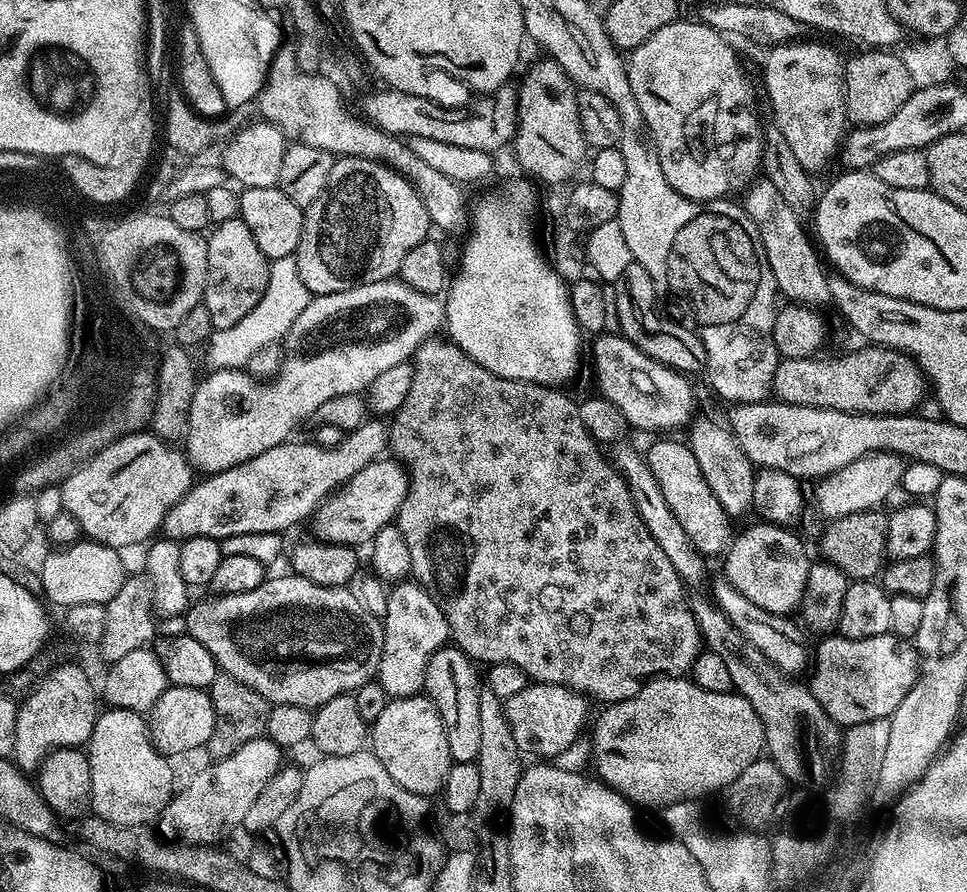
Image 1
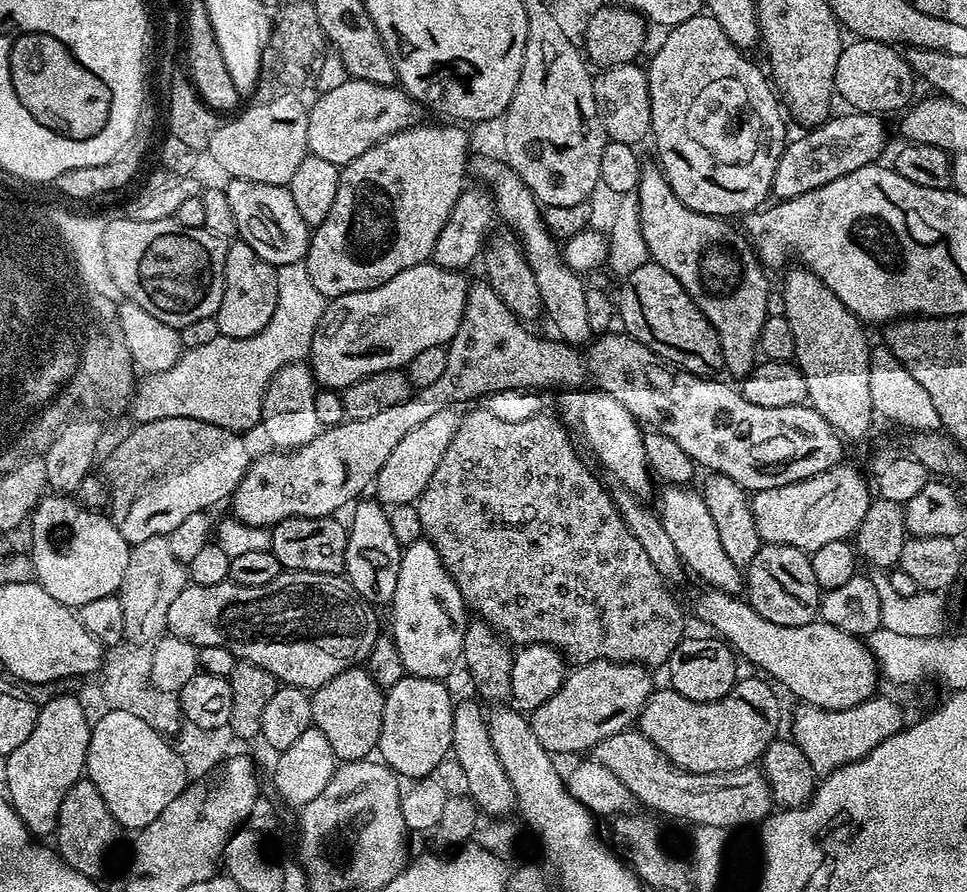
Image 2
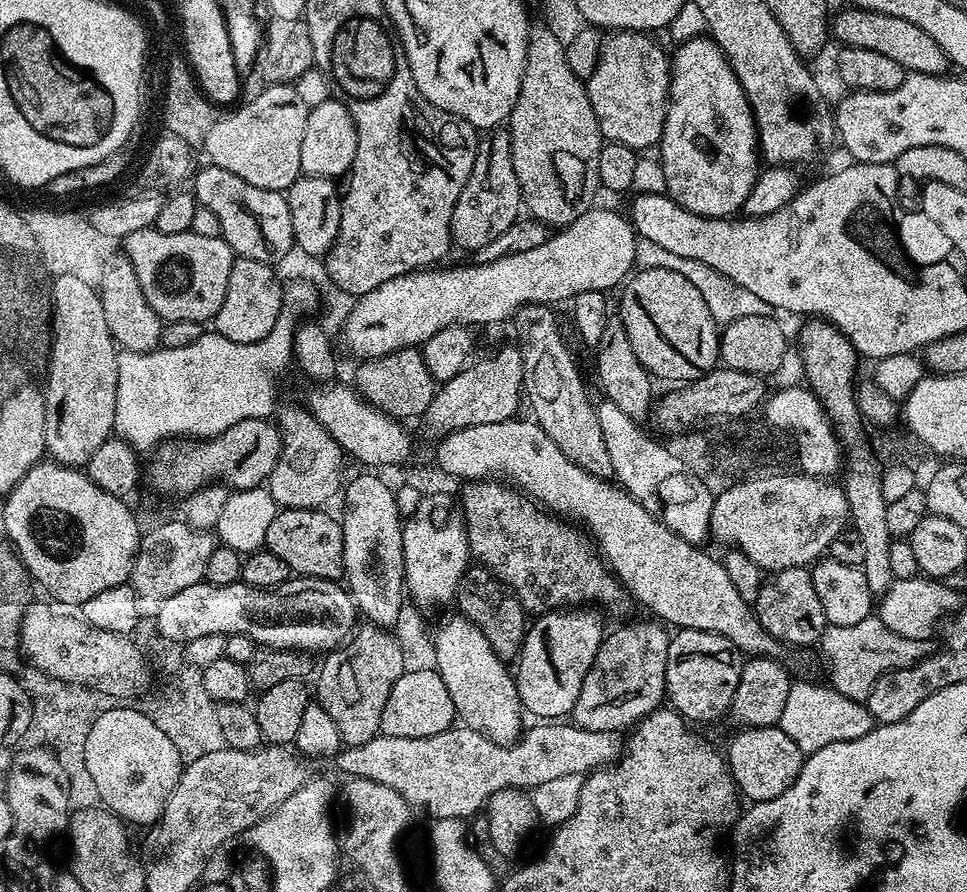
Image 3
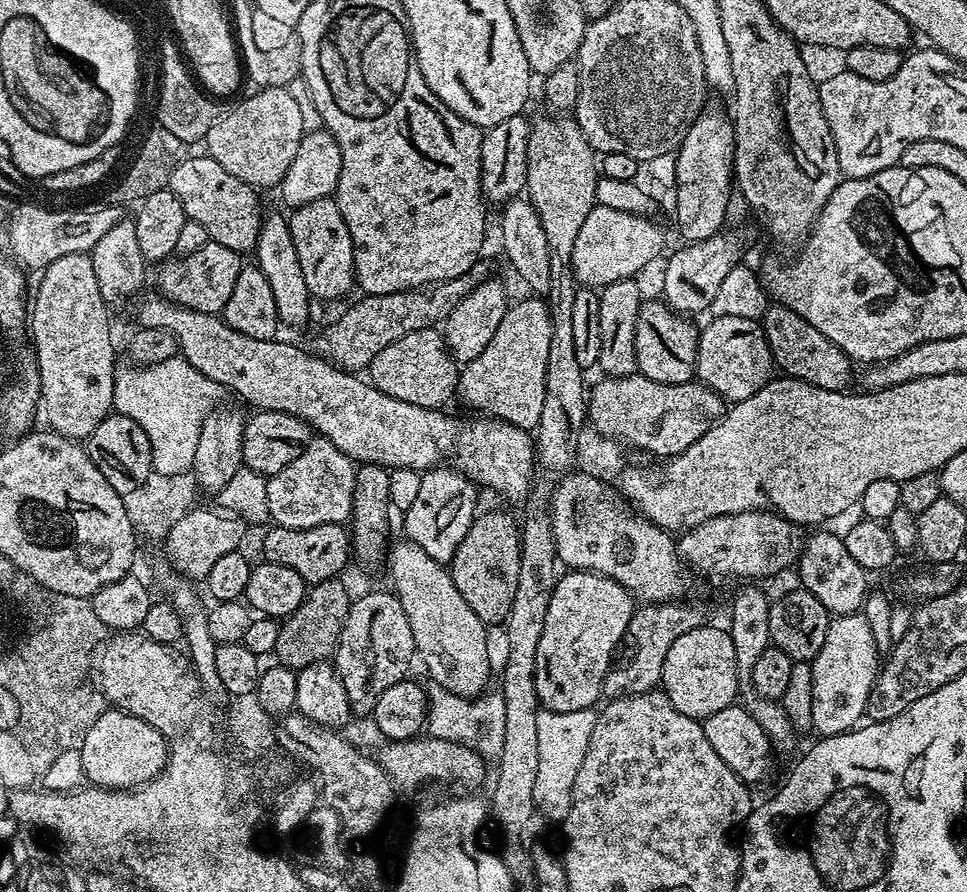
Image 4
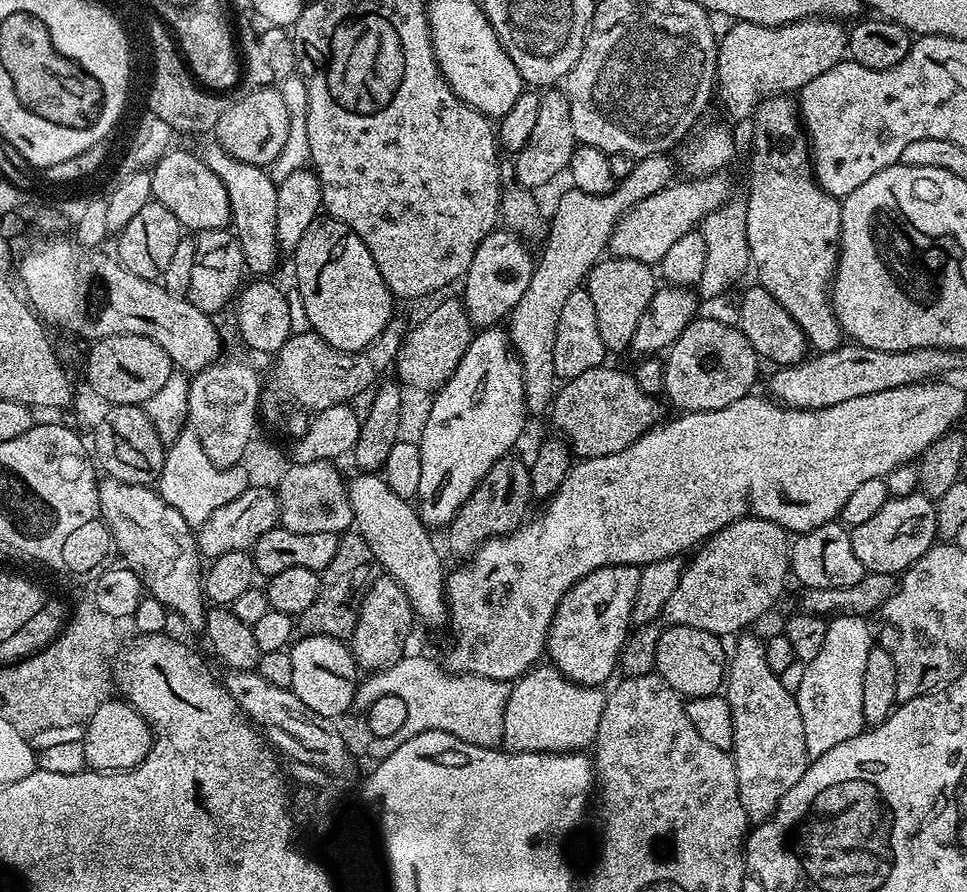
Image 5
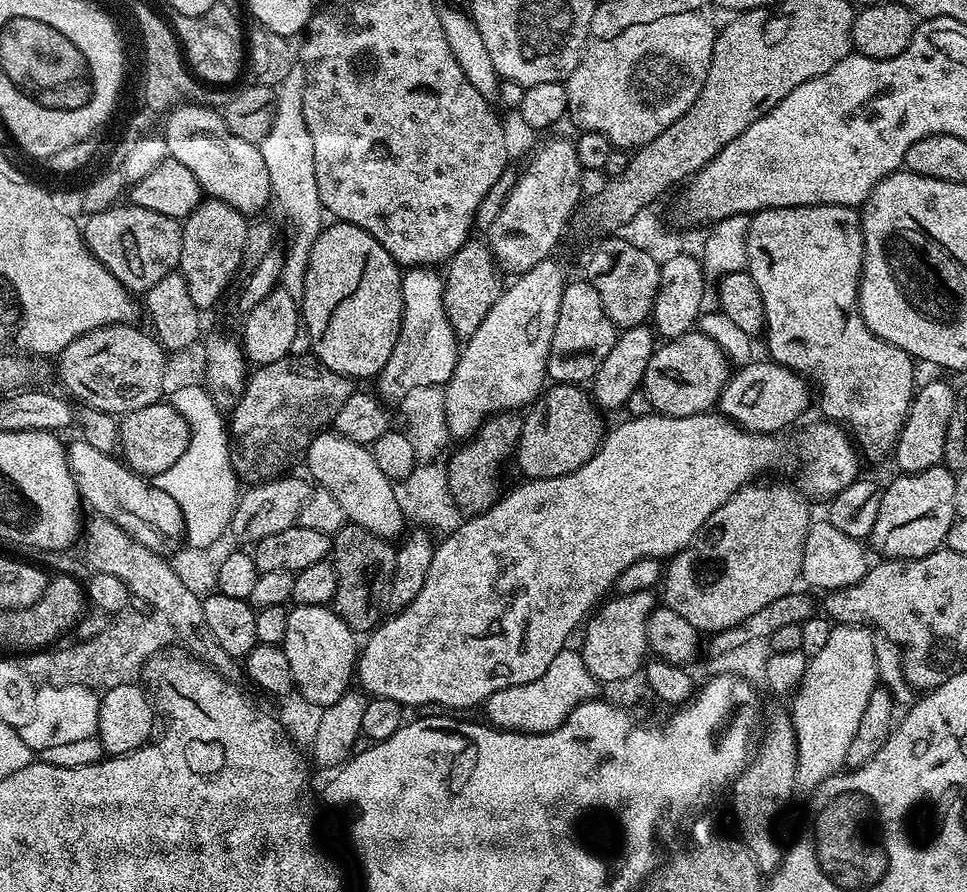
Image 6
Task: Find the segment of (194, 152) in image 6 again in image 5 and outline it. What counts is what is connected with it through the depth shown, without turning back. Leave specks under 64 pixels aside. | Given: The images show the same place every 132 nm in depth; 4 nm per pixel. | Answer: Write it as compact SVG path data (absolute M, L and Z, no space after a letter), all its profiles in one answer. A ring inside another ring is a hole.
M210 142L198 148L202 162L218 174L222 186L226 188L226 198L230 198L231 231L234 233L244 255L244 266L249 273L264 278L276 268L276 230L278 228L277 181L263 167L248 165L232 157L217 142Z

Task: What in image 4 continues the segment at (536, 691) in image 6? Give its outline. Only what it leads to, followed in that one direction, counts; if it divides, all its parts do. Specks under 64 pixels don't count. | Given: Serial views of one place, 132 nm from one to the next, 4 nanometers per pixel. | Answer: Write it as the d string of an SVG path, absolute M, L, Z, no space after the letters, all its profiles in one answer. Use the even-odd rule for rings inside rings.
M592 708L574 710L573 712L541 711L537 718L540 729L538 738L538 772L534 783L533 802L535 811L548 820L563 822L572 809L572 791L574 778L578 775L578 766L582 766L584 751L588 748L587 739L567 740L559 736L560 728L584 728L591 730L596 721L597 713Z

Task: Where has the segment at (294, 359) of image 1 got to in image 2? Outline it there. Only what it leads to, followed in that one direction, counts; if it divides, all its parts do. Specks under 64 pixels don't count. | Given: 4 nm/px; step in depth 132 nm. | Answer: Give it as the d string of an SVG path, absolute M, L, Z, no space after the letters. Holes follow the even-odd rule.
M431 262L419 264L418 266L410 266L410 270L402 270L398 274L394 274L394 278L390 278L386 282L379 284L377 288L370 290L362 290L354 294L342 294L327 301L324 313L314 330L312 338L312 349L310 351L310 367L313 377L321 389L324 390L343 390L349 388L354 382L358 382L367 376L373 376L379 372L395 372L403 369L418 354L422 354L422 350L430 350L430 346L444 346L448 341L454 338L454 334L458 330L458 326L462 322L462 314L466 306L466 298L468 297L469 281L464 281L459 271L450 268L440 268Z

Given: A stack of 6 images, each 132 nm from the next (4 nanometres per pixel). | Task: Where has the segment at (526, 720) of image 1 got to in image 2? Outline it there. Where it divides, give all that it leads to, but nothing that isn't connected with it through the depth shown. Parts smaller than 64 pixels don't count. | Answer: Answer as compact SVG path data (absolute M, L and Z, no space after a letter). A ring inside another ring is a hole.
M595 660L573 667L560 689L530 714L534 738L550 754L595 749L598 742L625 731L631 720L639 721L654 691L648 672L651 671L645 665L620 664L617 660Z

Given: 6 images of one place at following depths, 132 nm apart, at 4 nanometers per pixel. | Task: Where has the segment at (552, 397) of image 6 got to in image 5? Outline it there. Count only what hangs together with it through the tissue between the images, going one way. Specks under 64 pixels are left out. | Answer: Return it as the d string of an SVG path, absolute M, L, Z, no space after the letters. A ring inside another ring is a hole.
M601 366L594 370L586 370L586 374L578 374L578 378L563 381L550 405L550 417L552 416L557 430L561 432L559 435L577 457L585 460L602 458L618 450L626 450L626 446L630 446L643 432L649 432L662 420L660 408L656 405L657 397L646 395L638 386L635 375L628 373L627 376L616 368L608 367Z

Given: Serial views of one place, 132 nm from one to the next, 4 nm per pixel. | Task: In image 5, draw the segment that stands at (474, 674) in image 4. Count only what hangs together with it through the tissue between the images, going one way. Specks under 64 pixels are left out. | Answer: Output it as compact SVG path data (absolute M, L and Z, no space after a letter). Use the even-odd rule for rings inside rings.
M356 474L346 487L355 531L370 546L377 565L402 586L419 623L421 620L432 628L443 625L448 619L446 567L432 541L433 533L421 520L419 511L409 501L398 498L380 474Z

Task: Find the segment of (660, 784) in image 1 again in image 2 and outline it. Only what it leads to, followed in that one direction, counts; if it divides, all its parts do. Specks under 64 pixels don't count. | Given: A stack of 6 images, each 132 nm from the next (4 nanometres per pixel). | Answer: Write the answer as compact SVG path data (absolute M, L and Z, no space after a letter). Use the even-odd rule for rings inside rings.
M737 679L732 689L714 702L694 702L664 686L661 692L653 691L646 702L638 721L639 731L672 764L688 772L730 772L755 765L777 739L780 728L780 696L764 680Z

